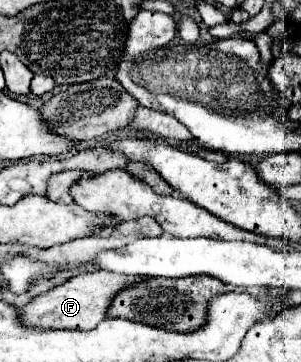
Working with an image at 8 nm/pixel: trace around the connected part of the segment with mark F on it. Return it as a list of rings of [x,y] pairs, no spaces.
[[[85,272],[79,276],[69,278],[65,284],[39,294],[33,298],[25,310],[21,310],[21,318],[25,318],[25,324],[37,326],[37,328],[75,328],[75,330],[91,330],[101,322],[115,298],[117,292],[135,286],[135,282],[143,280],[141,276],[123,276],[113,272]]]

